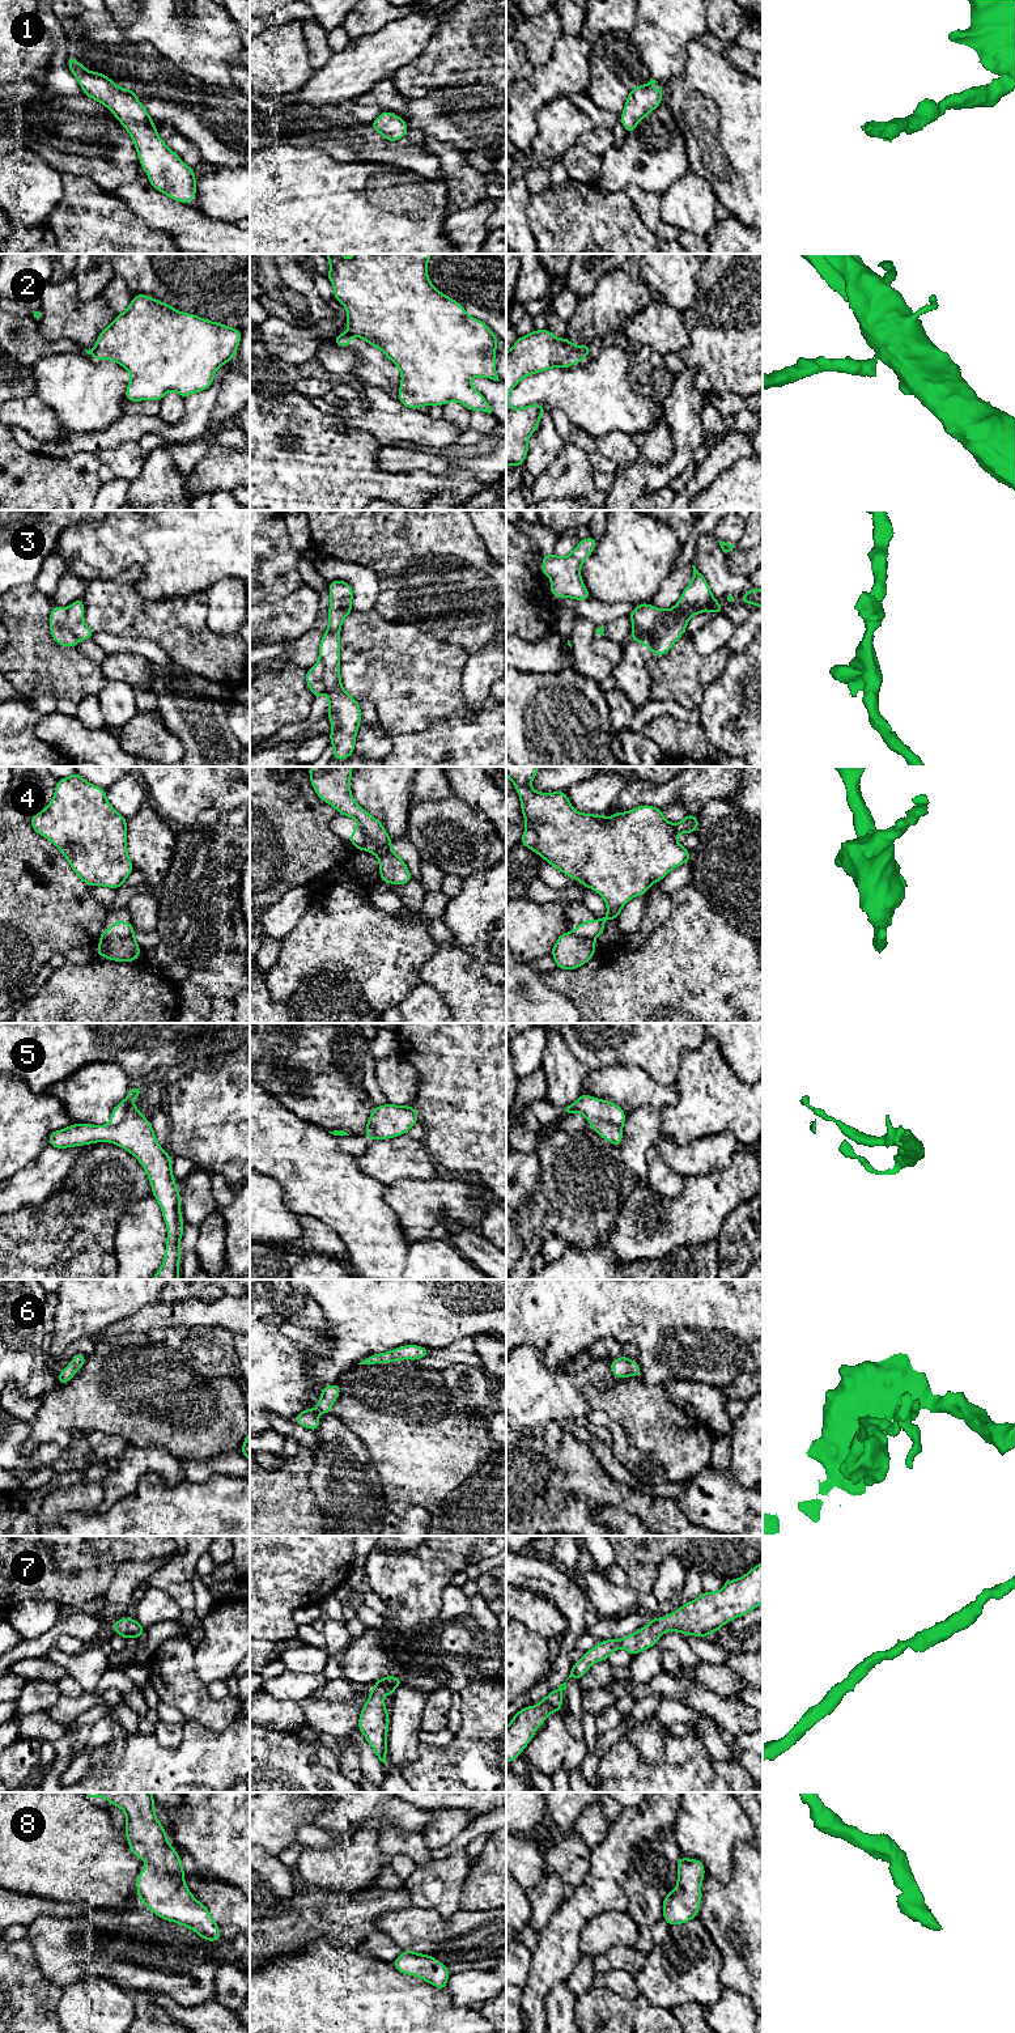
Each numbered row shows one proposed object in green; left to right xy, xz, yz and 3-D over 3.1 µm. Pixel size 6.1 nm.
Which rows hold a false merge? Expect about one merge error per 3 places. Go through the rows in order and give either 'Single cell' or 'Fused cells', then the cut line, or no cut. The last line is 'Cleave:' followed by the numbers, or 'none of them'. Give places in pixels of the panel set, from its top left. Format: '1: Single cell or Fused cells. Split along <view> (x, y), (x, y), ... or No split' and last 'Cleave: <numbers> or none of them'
1: Single cell. No split
2: Fused cells. Split along xz (347, 332), (351, 335)
3: Fused cells. Split along yz (680, 616), (671, 624), (663, 619), (641, 640)
4: Fused cells. Split along xz (359, 824), (365, 835), (365, 847), (369, 851), (391, 851)
5: Fused cells. Split along xy (130, 1102), (124, 1117), (119, 1123), (109, 1125)
6: Single cell. No split
7: Single cell. No split
8: Single cell. No split
Cleave: 2, 3, 4, 5

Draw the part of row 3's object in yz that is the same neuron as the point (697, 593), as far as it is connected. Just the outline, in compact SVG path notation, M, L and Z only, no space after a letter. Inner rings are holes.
M693 568L692 582L683 590L679 602L671 608L671 616L679 615L680 619L668 625L663 619L655 631L642 640L645 648L655 653L658 657L664 655L671 646L685 633L688 620L693 616L693 611L704 606L713 595L705 577Z

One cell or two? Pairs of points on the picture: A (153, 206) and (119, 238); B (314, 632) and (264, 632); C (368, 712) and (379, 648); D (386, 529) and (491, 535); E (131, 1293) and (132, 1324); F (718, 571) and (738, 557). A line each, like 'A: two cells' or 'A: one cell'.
A: two cells
B: two cells
C: two cells
D: two cells
E: two cells
F: two cells

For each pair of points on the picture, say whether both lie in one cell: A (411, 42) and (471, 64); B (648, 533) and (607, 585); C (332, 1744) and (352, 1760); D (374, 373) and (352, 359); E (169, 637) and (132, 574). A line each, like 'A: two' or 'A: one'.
A: two
B: one
C: one
D: two
E: one

